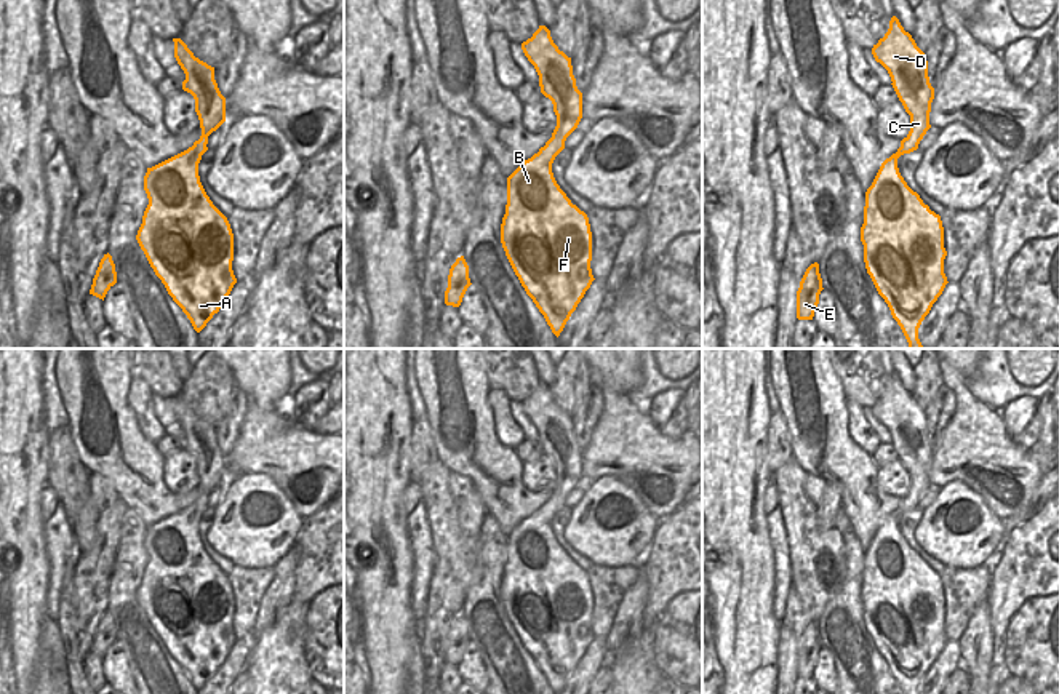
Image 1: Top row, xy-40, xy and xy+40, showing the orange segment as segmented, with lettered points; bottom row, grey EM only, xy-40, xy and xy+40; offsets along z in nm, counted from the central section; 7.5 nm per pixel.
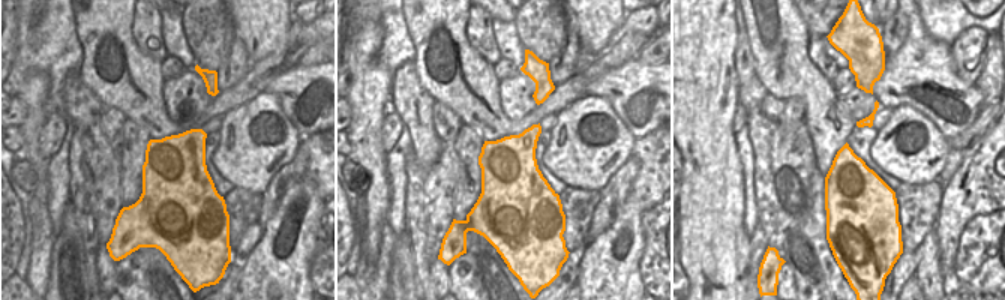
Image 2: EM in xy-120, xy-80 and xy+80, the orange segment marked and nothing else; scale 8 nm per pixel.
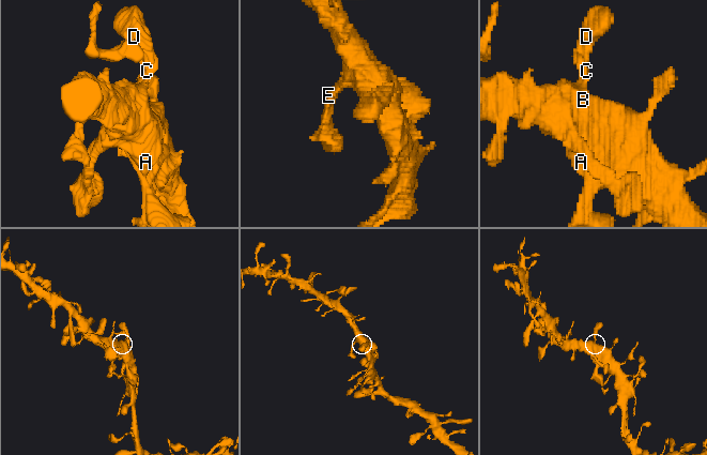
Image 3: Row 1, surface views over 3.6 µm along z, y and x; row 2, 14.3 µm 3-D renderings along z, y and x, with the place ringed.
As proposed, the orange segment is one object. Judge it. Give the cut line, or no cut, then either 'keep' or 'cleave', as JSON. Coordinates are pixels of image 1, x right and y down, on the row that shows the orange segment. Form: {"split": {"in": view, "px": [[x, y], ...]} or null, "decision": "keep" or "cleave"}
{"split": null, "decision": "keep"}

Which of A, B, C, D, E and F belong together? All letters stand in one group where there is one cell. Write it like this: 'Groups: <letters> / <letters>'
Groups: A B C D E F

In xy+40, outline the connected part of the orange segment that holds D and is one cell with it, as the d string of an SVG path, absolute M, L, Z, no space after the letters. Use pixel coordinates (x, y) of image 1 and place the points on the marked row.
M896 16L885 37L873 45L872 54L888 70L891 85L910 115L910 131L897 152L881 163L865 192L861 227L864 262L909 349L923 349L918 328L949 283L944 273L944 227L941 216L907 185L897 158L917 150L931 128L934 88L925 53Z

